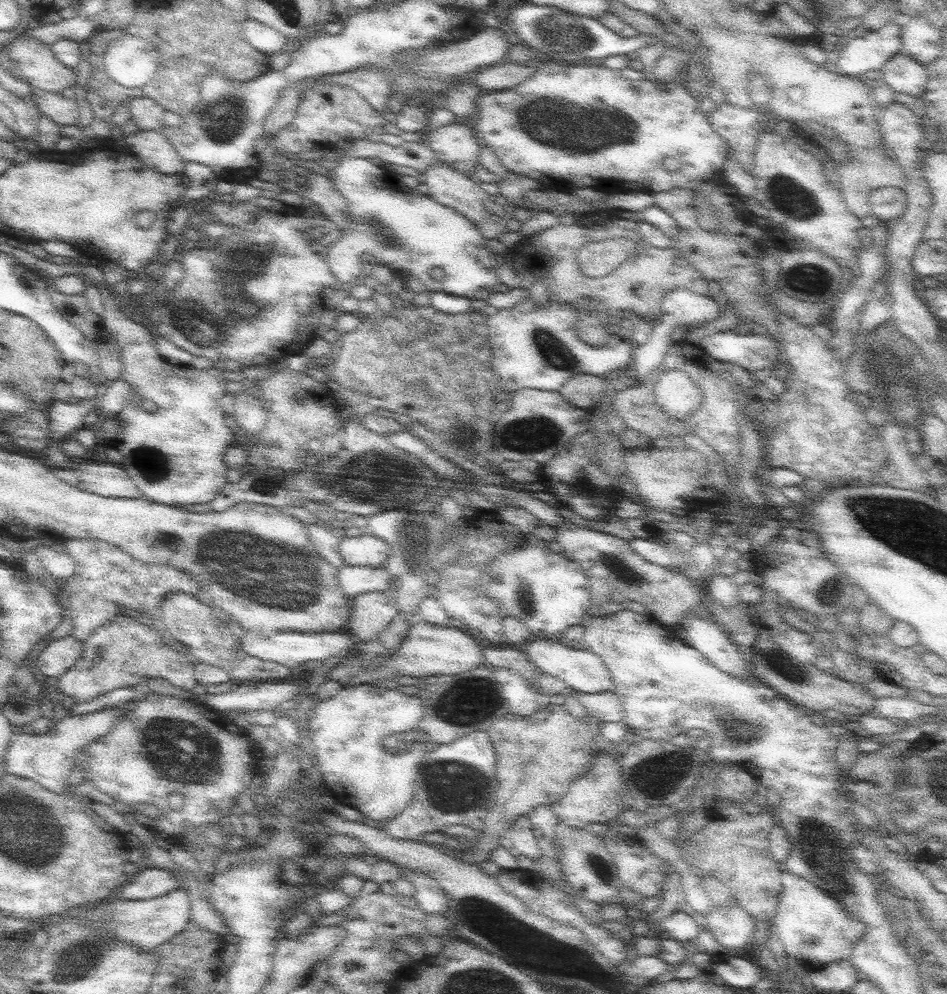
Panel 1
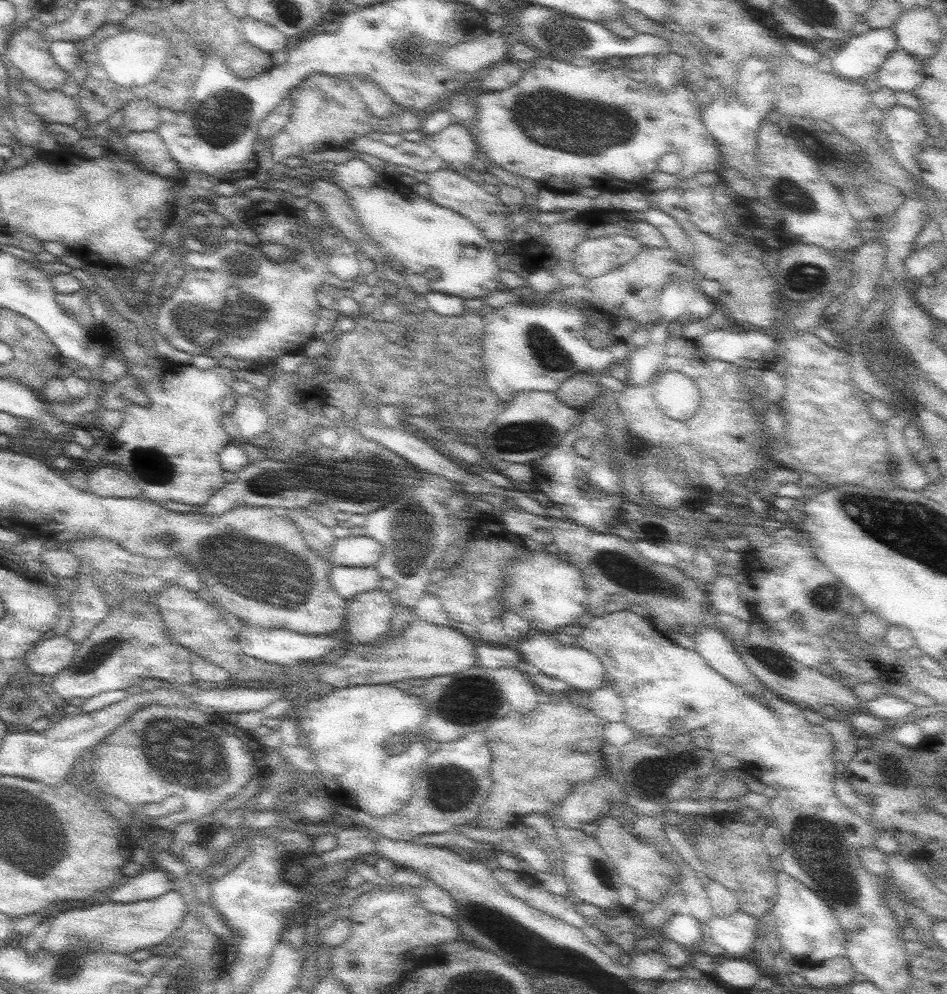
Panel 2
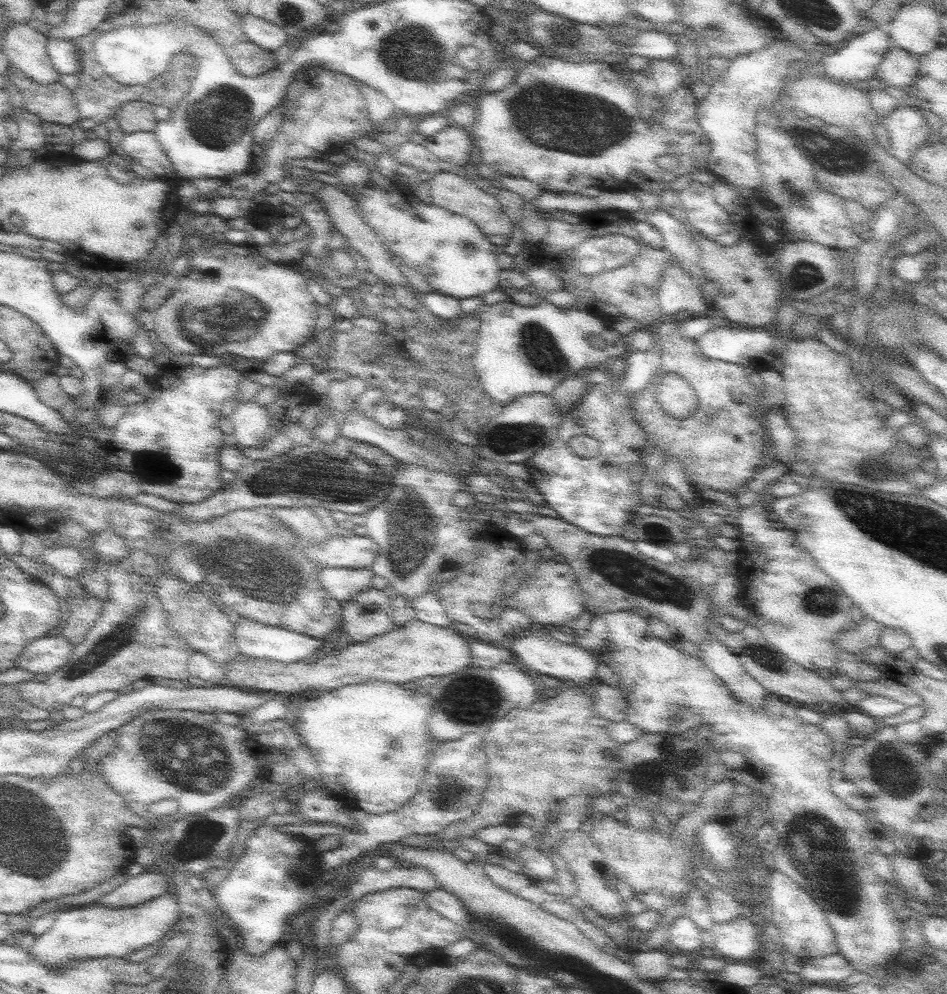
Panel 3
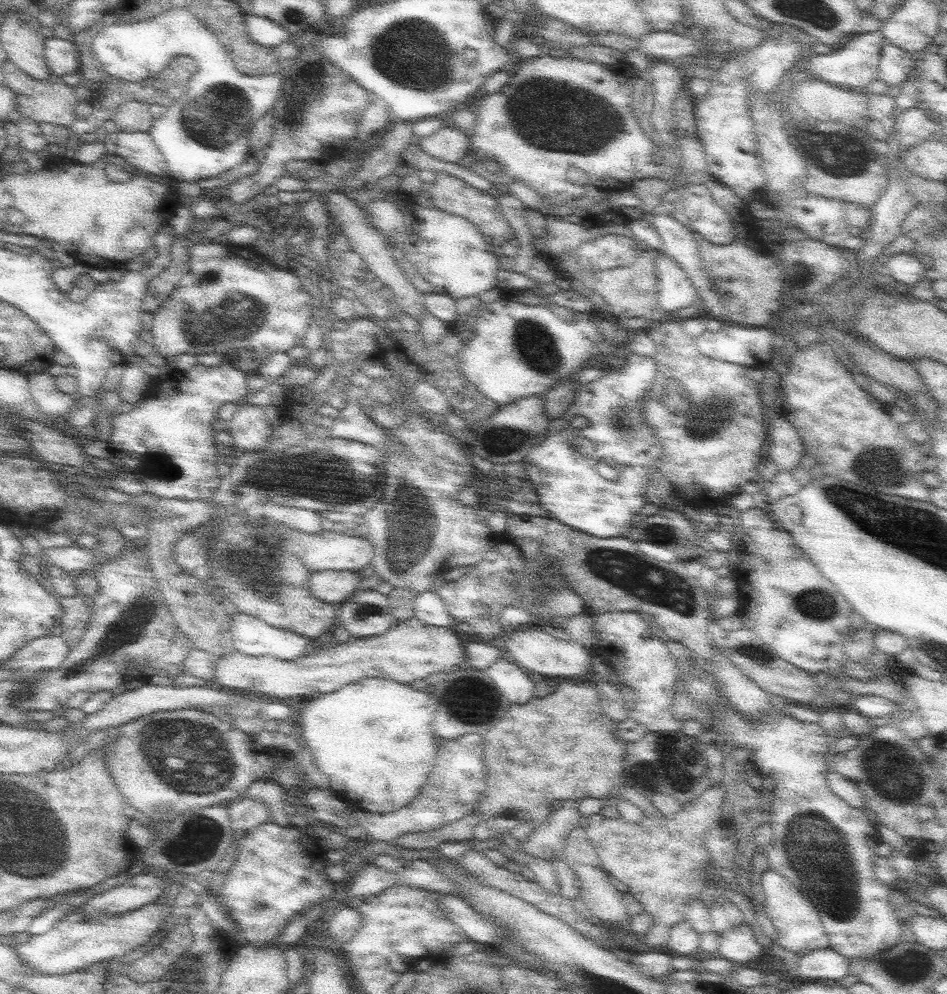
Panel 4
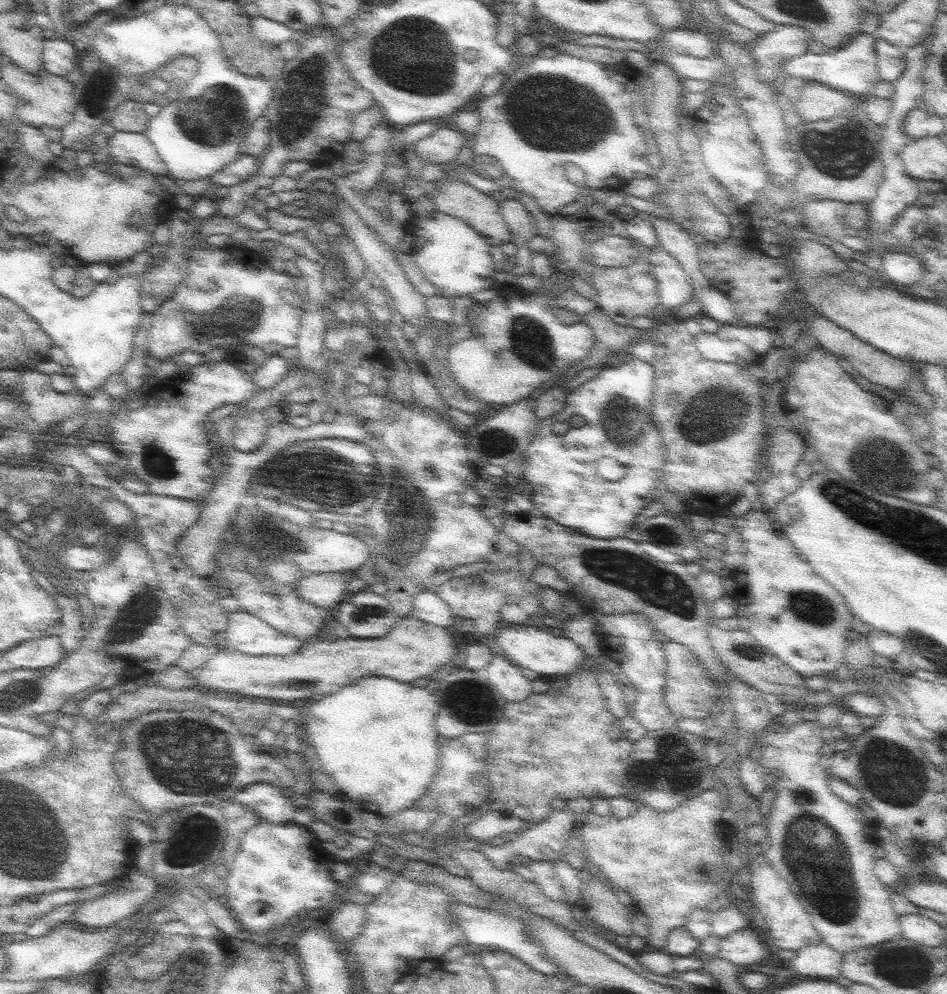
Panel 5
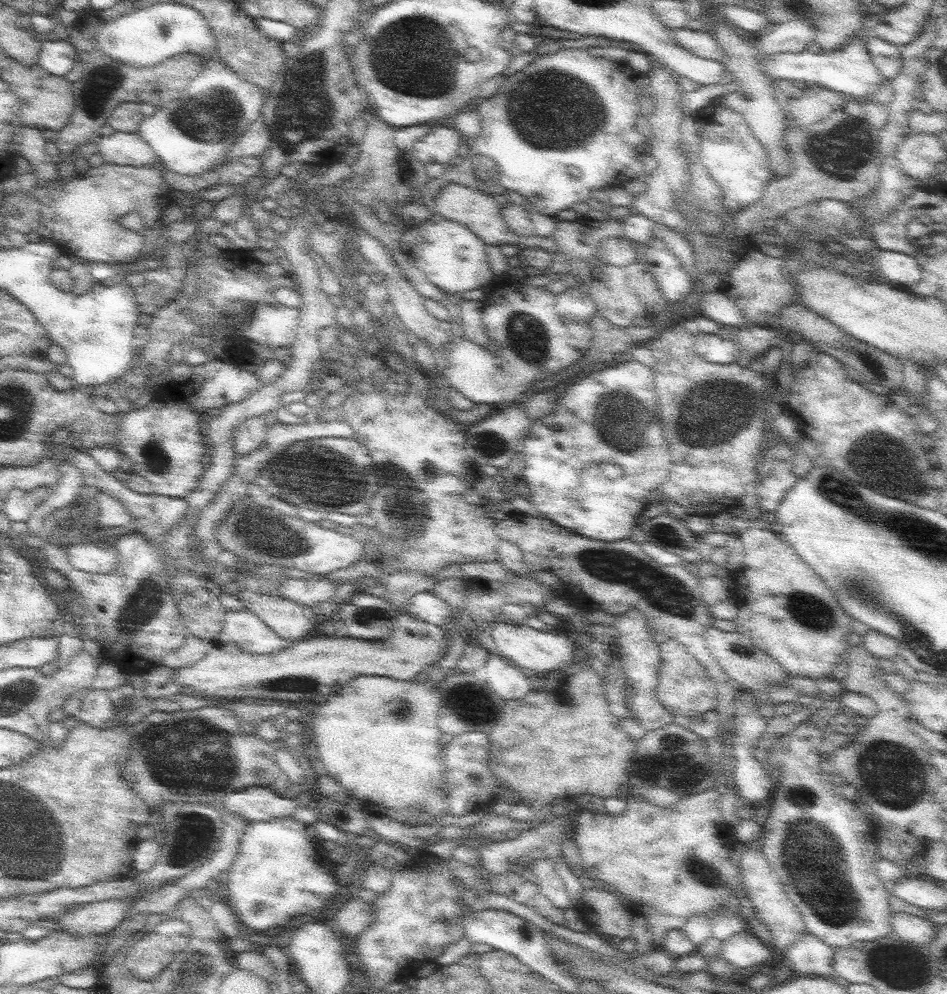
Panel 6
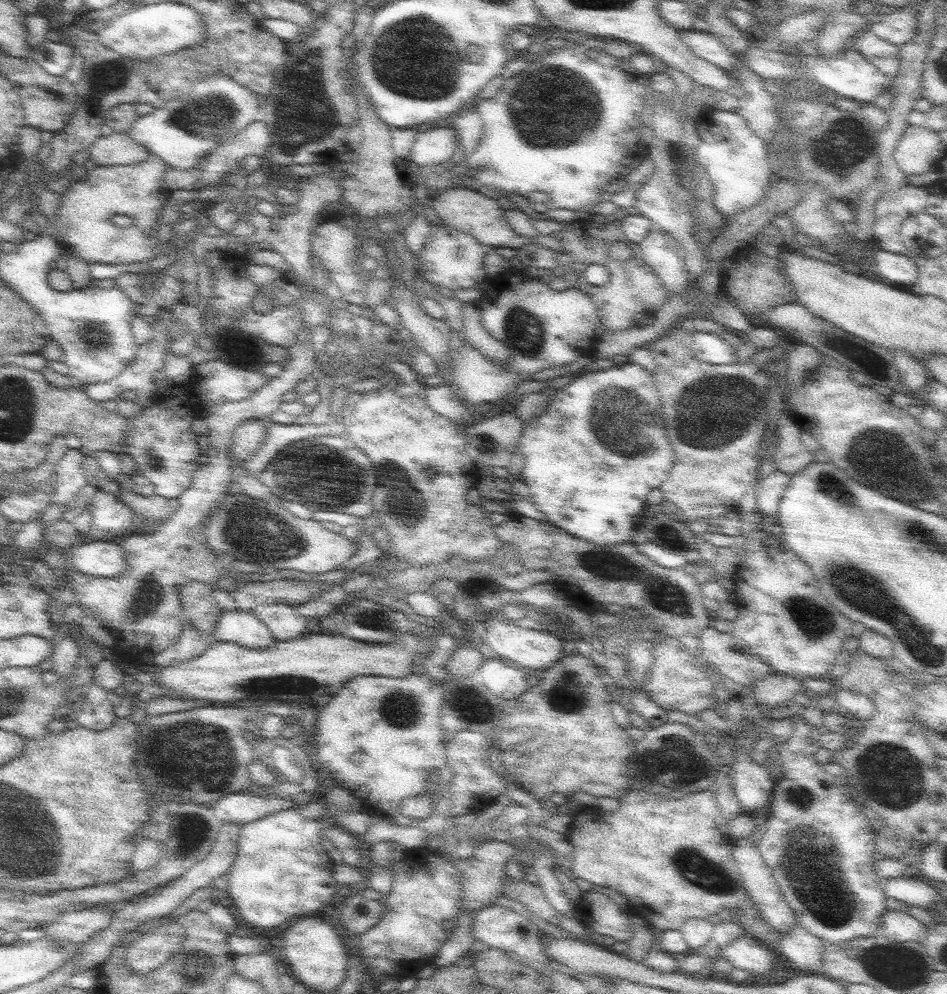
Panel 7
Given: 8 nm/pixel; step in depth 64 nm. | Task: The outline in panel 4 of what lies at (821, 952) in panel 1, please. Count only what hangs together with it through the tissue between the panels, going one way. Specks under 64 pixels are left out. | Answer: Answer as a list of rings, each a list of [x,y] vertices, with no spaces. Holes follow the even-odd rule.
[[[767,868],[761,876],[759,876],[759,882],[761,882],[761,888],[763,888],[763,916],[771,920],[775,932],[777,932],[777,944],[785,950],[791,950],[795,952],[797,956],[803,956],[811,950],[817,950],[817,948],[829,948],[829,940],[827,940],[827,934],[825,930],[821,928],[821,920],[819,916],[815,914],[815,906],[811,904],[811,900],[807,900],[799,888],[785,880],[781,874],[777,874],[775,870]]]

